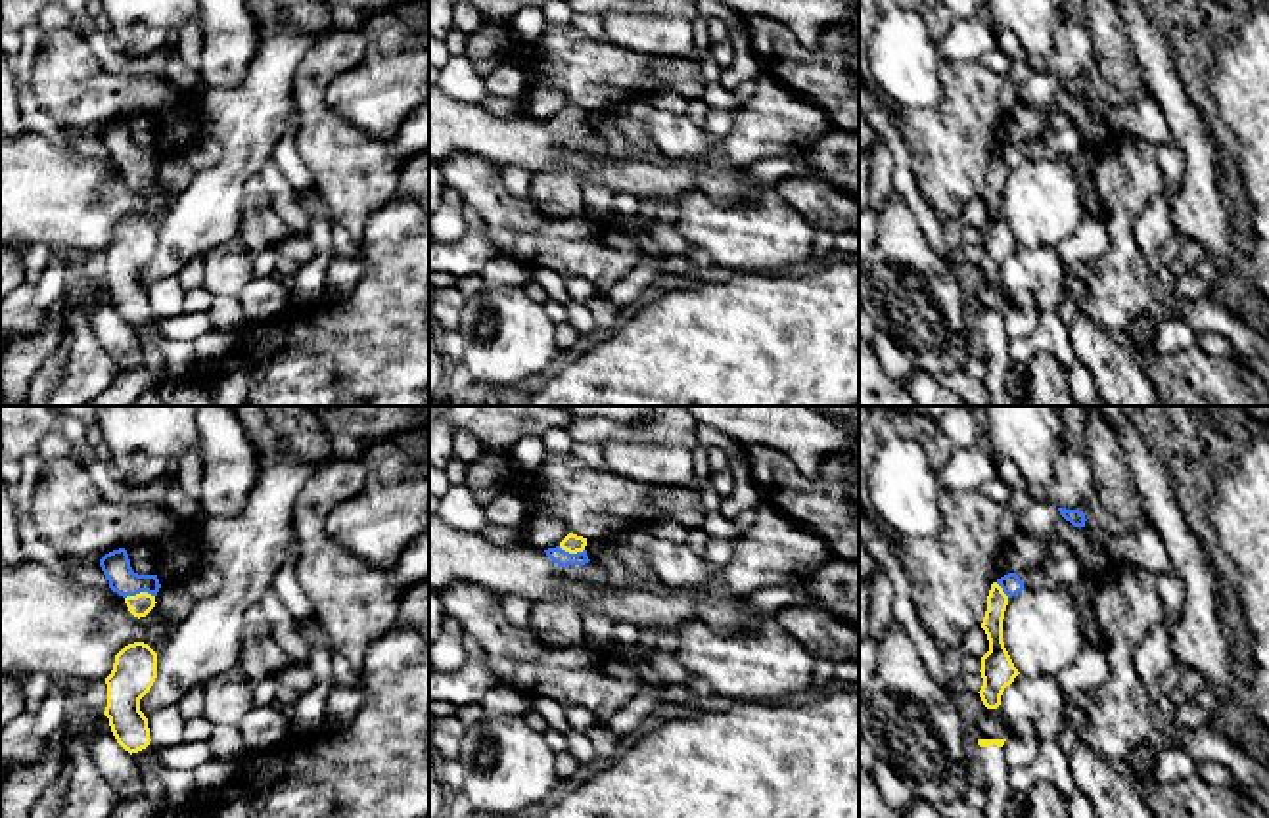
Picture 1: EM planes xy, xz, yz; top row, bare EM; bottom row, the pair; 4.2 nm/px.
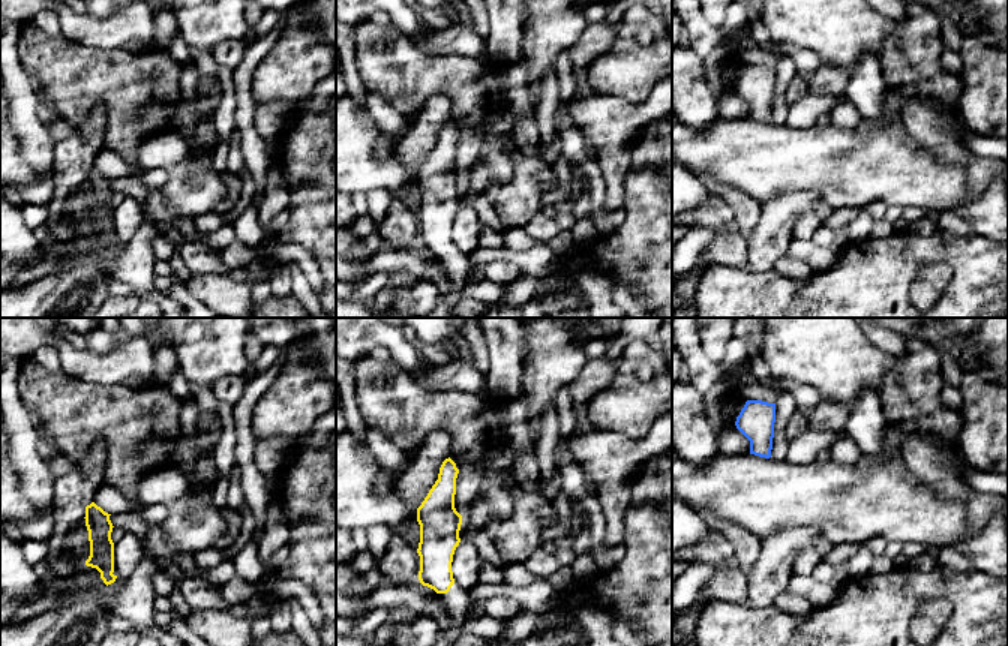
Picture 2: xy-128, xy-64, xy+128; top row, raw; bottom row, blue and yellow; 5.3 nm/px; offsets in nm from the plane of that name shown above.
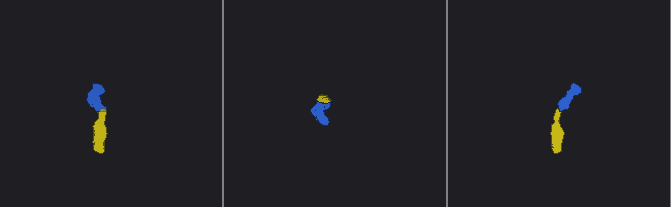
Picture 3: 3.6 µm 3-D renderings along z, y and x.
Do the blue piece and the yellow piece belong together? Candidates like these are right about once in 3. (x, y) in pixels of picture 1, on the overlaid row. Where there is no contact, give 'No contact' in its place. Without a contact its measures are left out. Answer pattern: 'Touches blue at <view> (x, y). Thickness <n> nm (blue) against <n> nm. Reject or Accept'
Touches blue at xy (138, 592). Thickness 120 nm (blue) against 90 nm. Accept

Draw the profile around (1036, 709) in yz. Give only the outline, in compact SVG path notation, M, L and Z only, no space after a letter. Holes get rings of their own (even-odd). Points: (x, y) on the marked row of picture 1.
M1018 674L1004 688L999 707L1022 739L1033 736L1043 743L1064 722L1064 692L1052 676Z

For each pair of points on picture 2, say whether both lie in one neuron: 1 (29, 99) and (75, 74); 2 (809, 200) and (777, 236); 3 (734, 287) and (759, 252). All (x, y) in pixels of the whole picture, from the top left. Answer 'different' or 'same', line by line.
1: different
2: same
3: different

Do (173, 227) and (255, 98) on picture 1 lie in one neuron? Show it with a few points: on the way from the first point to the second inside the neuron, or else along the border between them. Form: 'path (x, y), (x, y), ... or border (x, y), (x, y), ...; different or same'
path (206, 196), (240, 159), (246, 146), (246, 131); same

